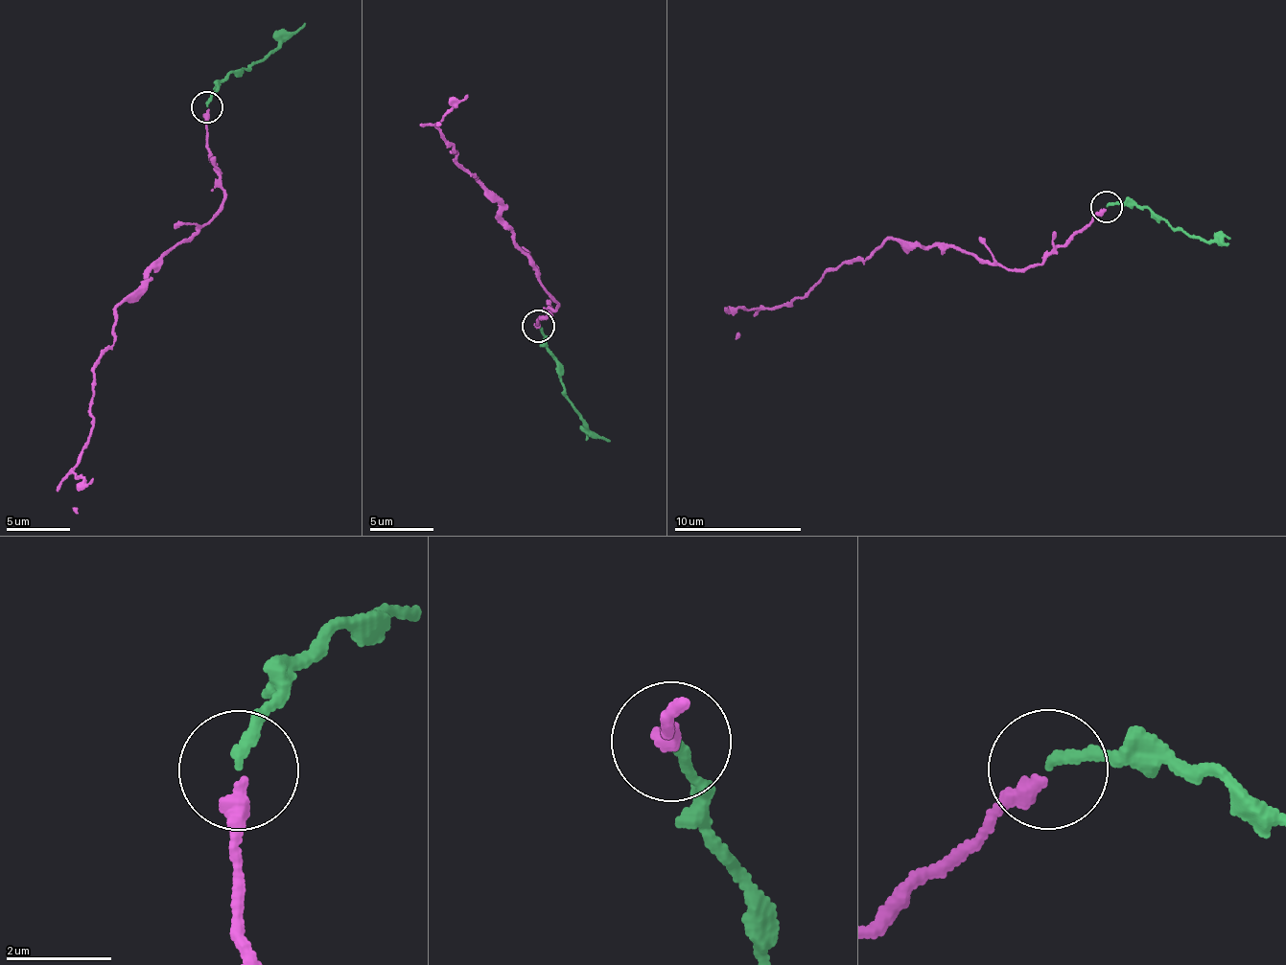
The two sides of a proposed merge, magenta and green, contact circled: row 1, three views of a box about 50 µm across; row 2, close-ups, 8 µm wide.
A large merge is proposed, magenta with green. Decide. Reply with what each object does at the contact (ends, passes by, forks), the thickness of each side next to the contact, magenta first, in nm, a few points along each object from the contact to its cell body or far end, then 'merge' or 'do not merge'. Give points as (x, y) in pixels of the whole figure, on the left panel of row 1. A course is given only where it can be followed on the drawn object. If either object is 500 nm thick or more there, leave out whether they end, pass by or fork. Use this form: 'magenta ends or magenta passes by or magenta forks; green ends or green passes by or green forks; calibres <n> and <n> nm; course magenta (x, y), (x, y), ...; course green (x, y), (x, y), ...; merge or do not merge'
magenta ends; green ends; calibres 320 and 200 nm; course magenta (209, 109), (204, 140), (221, 205), (122, 304), (112, 343), (95, 364), (89, 441), (58, 488), (77, 513); course green (206, 106), (229, 72), (237, 75), (305, 24); merge

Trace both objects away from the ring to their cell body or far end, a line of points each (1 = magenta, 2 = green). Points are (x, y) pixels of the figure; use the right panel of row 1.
1: (1105, 210), (1024, 267), (892, 240), (765, 307), (735, 338)
2: (1106, 205), (1150, 207), (1155, 217), (1183, 231), (1210, 242), (1227, 244)

